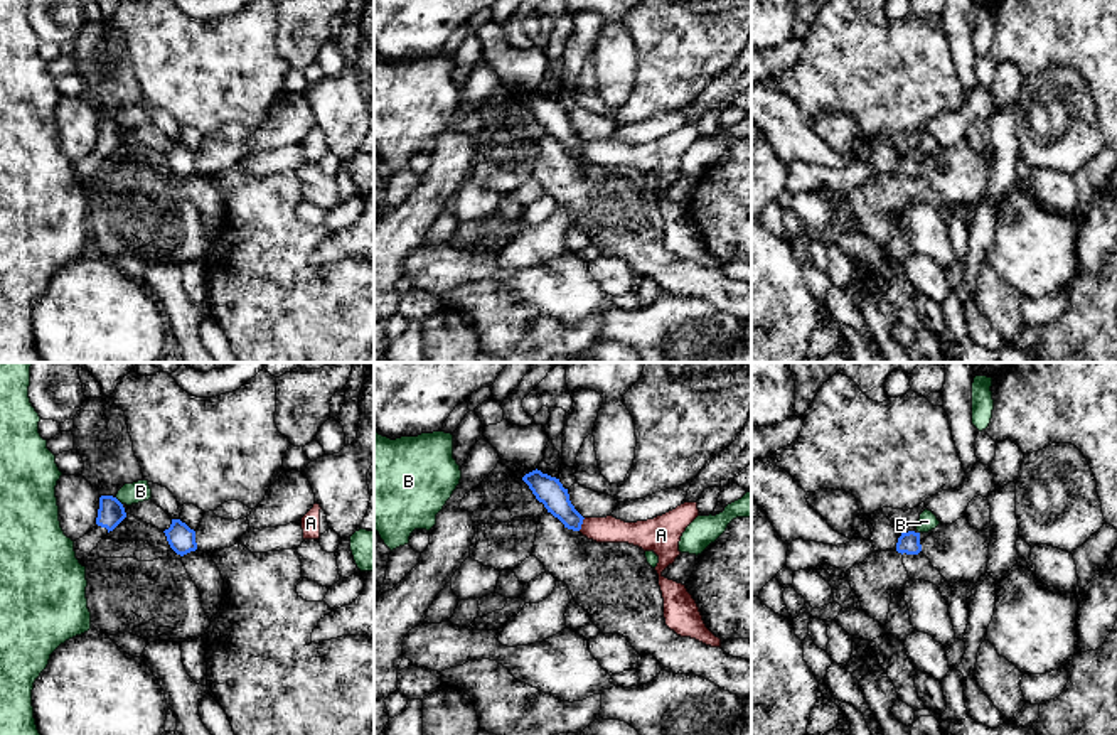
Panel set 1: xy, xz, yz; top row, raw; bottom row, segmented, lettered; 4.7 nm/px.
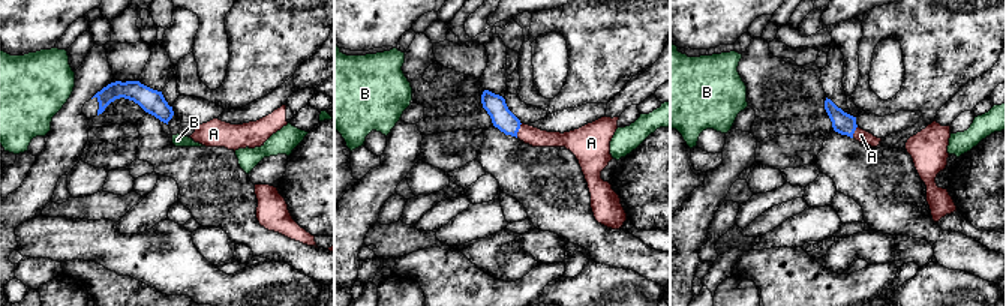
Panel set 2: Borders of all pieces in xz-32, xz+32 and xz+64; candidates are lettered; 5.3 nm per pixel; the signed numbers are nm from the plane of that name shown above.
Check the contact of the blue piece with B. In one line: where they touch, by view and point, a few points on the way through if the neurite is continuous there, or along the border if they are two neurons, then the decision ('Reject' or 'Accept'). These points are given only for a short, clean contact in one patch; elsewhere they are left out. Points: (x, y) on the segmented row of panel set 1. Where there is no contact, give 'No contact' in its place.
Touches blue at xy (118, 501). Boundary: xy (115, 498), (122, 504). Reject

